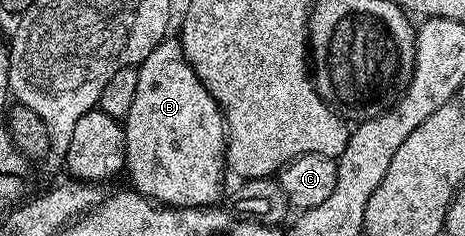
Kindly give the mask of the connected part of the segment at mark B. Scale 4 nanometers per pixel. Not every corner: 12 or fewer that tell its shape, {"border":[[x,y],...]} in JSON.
{"border":[[176,38],[137,67],[132,190],[212,207],[225,118]]}

